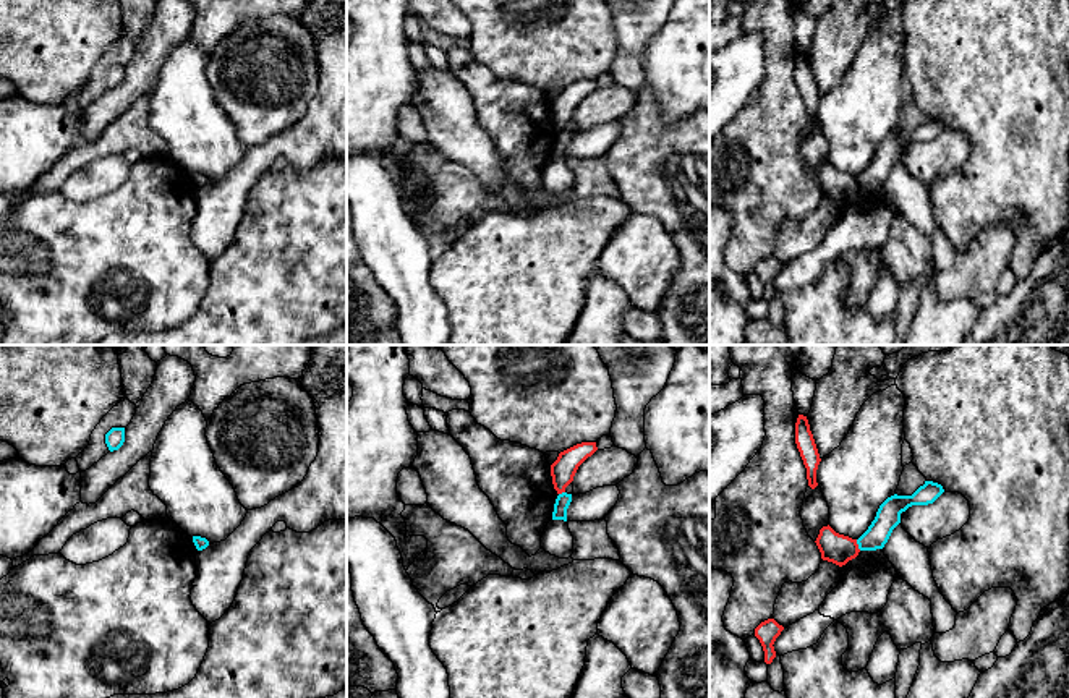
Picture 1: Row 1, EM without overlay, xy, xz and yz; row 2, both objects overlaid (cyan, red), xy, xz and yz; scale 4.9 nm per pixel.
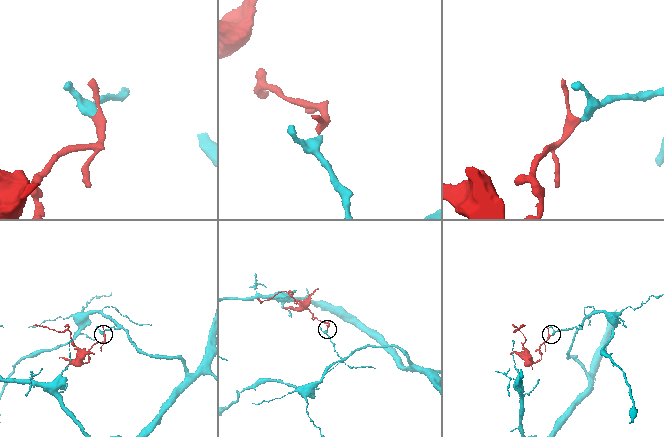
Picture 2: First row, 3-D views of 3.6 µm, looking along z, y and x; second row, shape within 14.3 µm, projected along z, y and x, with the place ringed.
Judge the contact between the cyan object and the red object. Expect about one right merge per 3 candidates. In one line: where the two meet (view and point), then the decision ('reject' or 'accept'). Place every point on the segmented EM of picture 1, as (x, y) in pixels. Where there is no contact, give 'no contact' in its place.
contact yz (857, 543); reject

